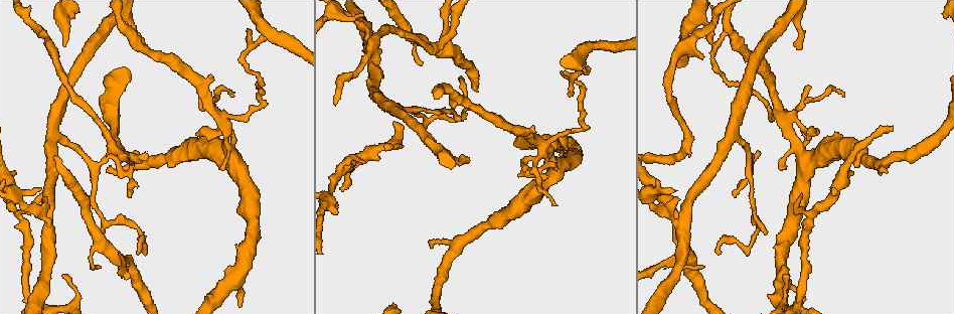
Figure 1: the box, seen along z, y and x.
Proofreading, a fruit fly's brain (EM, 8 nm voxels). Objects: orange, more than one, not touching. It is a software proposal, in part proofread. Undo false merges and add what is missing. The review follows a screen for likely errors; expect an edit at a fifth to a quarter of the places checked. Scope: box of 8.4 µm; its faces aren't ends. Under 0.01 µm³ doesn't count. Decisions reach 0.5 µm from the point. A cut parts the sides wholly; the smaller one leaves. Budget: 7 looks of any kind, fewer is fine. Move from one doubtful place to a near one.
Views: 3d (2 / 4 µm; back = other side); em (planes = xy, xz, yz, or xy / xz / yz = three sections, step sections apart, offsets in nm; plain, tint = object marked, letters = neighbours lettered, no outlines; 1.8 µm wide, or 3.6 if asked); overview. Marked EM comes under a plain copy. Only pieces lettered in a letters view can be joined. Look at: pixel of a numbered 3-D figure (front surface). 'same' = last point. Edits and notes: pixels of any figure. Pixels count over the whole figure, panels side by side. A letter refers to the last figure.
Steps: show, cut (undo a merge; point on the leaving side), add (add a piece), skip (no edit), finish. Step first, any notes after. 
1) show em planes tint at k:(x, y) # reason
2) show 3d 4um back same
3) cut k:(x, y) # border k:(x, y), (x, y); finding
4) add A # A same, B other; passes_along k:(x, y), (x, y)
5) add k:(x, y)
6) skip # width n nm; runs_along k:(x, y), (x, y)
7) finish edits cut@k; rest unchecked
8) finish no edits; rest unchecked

show 3d 2um at 1:(806, 217) # branch point

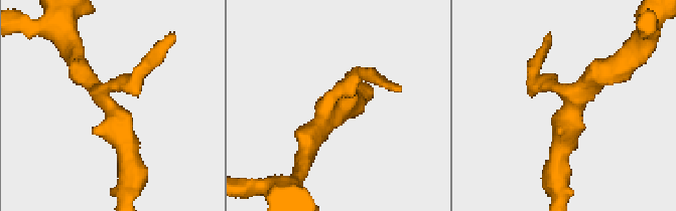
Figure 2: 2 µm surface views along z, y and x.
show em planes letters at 2:(106, 99) # need the tissue

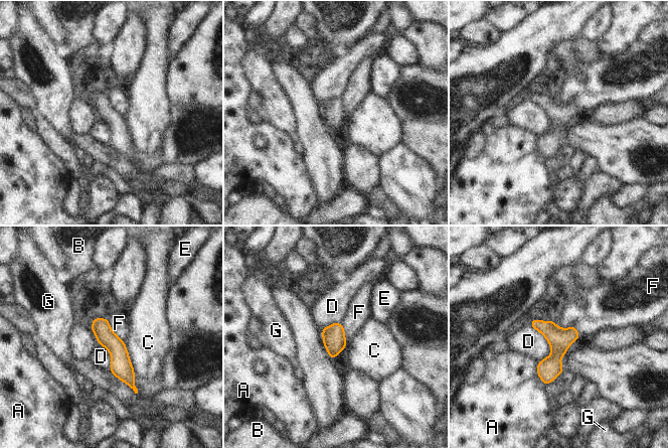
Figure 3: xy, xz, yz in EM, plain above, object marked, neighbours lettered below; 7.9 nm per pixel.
skip # longest_contact C 420 nm; A other, B other, C other, D other, E other, F other, G other; border 3:(553, 321), (574, 326), (579, 338); one neuron here

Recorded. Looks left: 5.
show em planes letters at 1:(684, 227) # three arms meet

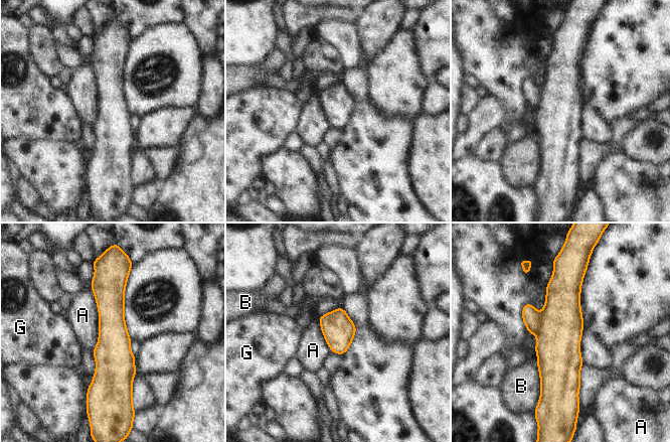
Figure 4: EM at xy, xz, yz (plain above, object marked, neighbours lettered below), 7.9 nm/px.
cut 4:(531, 317) # A other, B other, G other; border 4:(541, 313), (539, 328), (535, 333); two neurons meet here

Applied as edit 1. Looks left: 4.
show overview

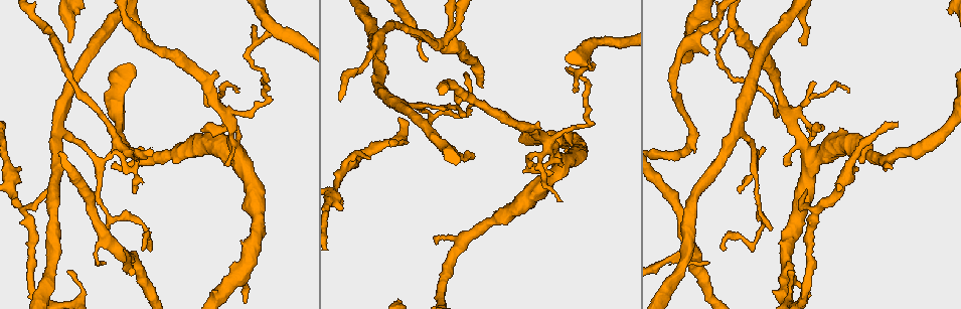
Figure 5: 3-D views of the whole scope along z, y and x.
show 3d 4um at 5:(226, 113) # four or more arms meet

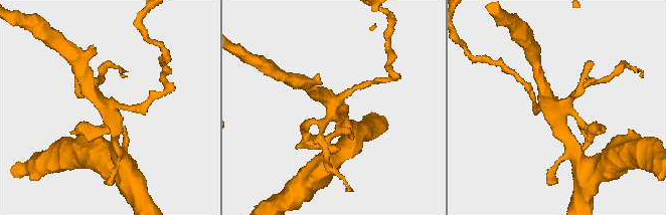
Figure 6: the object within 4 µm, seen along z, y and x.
show em xz step 16 letters at 6:(556, 108) # now the EM

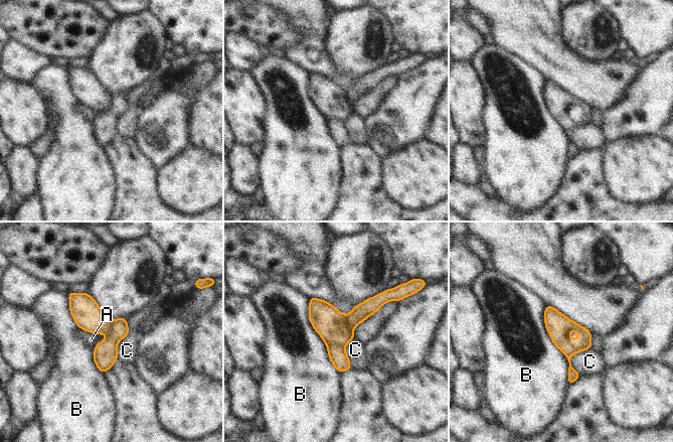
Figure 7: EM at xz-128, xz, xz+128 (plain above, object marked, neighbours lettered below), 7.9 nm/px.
cut 7:(339, 358) # A other, B other, C other; border 7:(326, 343), (338, 343), (344, 347); two neurons meet here

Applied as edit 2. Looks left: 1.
finish edits cut@4, cut@7; rest unchecked

